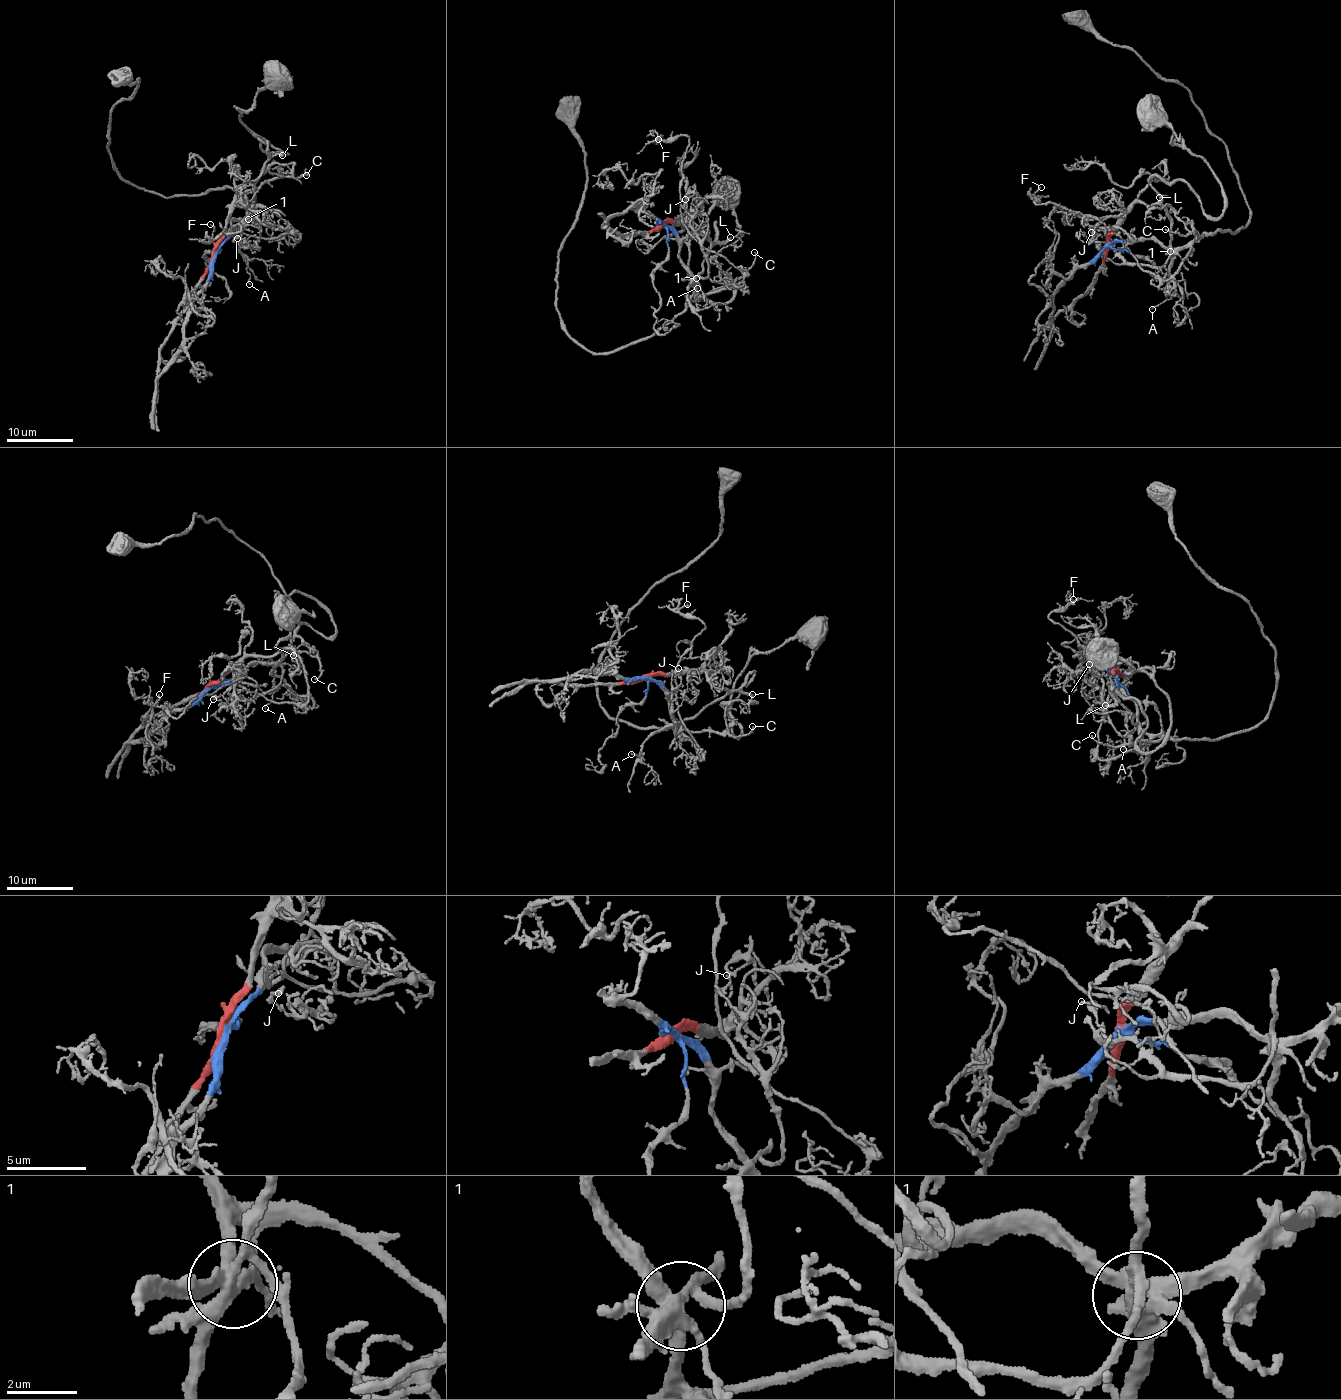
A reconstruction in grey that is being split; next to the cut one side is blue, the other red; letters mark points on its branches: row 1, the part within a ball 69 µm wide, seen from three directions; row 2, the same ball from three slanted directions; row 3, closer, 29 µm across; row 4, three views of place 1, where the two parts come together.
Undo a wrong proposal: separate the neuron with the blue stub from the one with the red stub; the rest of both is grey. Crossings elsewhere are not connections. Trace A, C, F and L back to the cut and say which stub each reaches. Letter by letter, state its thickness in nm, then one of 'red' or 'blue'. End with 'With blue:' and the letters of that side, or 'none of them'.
A: 120 nm thick; red
C: 170 nm thick; blue
F: 130 nm thick; blue
L: 280 nm thick; red
With blue: C, F

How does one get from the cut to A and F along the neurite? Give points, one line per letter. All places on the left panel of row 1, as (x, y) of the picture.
A: (213, 256), (230, 205), (263, 171), (239, 249), (248, 259), (249, 283)
F: (213, 256), (241, 231), (233, 236), (233, 227), (238, 224), (241, 230), (213, 238), (210, 224)

